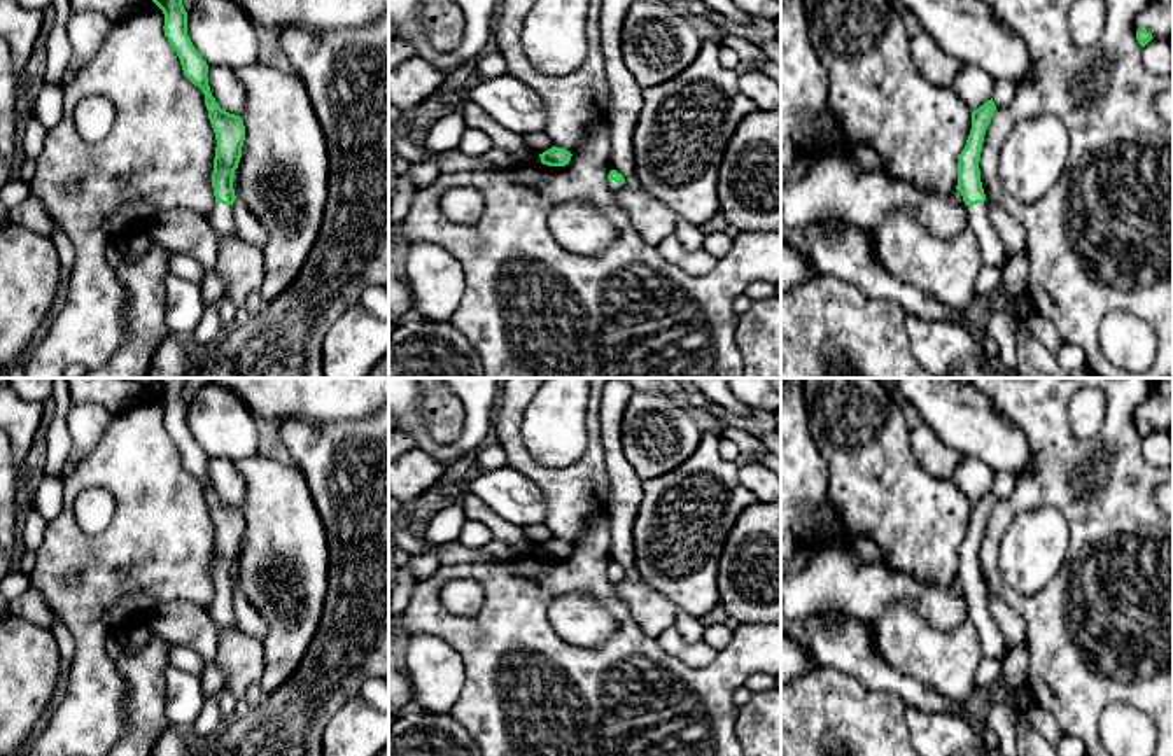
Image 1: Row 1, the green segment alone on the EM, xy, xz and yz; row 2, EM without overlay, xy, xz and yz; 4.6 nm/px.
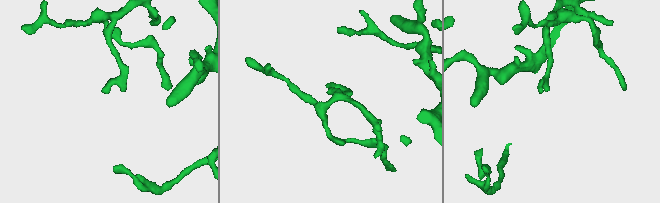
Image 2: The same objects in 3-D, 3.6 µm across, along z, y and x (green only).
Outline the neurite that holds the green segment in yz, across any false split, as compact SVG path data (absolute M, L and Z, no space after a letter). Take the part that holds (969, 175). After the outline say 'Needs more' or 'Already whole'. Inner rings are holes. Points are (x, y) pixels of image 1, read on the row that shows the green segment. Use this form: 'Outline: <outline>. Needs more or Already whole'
Outline: M993 98L972 112L972 130L958 161L958 186L966 208L968 229L975 234L982 262L1005 266L1007 256L989 219L989 205L980 182L980 152L986 130L994 116Z. Needs more

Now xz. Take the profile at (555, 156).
Outline: M551 147L548 150L544 150L543 154L539 154L541 163L548 164L548 166L565 166L571 161L571 152L560 147Z. Already whole

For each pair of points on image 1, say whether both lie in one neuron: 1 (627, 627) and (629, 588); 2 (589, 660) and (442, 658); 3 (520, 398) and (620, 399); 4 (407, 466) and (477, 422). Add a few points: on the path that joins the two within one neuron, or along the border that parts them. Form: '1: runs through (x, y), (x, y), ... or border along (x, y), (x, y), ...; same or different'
1: border along (613, 585), (634, 622), (653, 639); different
2: border along (426, 636), (447, 641), (459, 653), (459, 699); different
3: border along (599, 396), (601, 441); different
4: border along (415, 448), (447, 464); different

